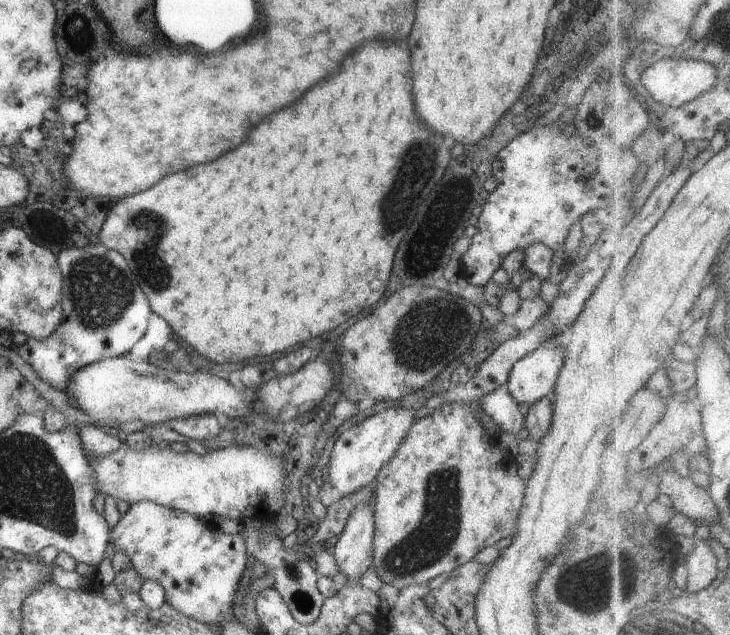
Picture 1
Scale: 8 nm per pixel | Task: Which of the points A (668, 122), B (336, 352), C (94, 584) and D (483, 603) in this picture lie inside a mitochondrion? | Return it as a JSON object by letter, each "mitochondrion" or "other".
{"A":"other","B":"other","C":"other","D":"other"}

